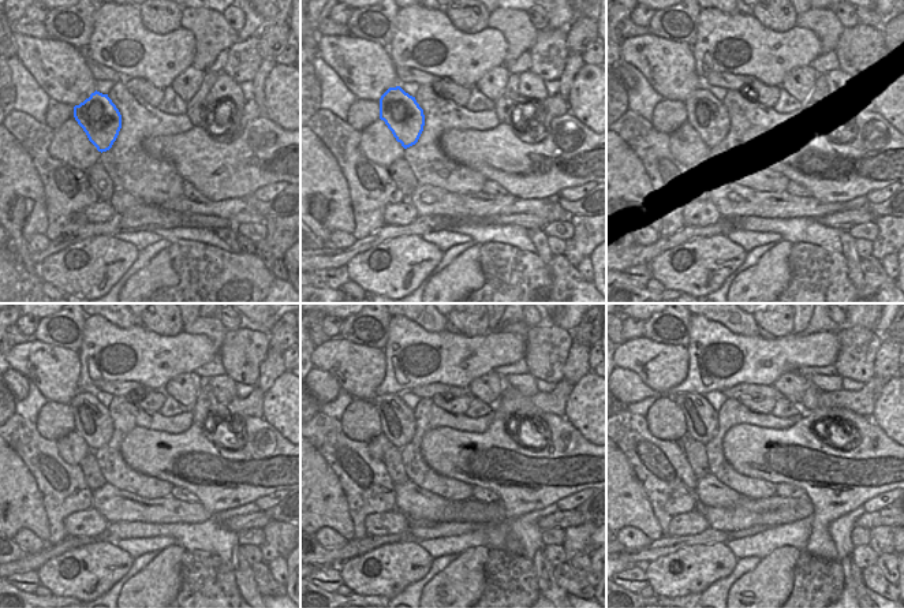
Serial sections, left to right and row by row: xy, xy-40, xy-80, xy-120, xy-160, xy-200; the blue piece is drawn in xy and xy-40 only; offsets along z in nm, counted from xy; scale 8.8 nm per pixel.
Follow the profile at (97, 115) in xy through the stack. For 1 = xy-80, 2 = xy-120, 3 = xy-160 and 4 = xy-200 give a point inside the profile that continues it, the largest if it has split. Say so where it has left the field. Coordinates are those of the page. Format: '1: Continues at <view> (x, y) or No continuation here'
1: Continues at xy-80 (706, 114)
2: Continues at xy-120 (93, 422)
3: Continues at xy-160 (398, 424)
4: Continues at xy-200 (701, 418).

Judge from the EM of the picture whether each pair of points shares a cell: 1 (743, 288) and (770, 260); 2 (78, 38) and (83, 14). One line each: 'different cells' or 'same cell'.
1: same cell
2: same cell

